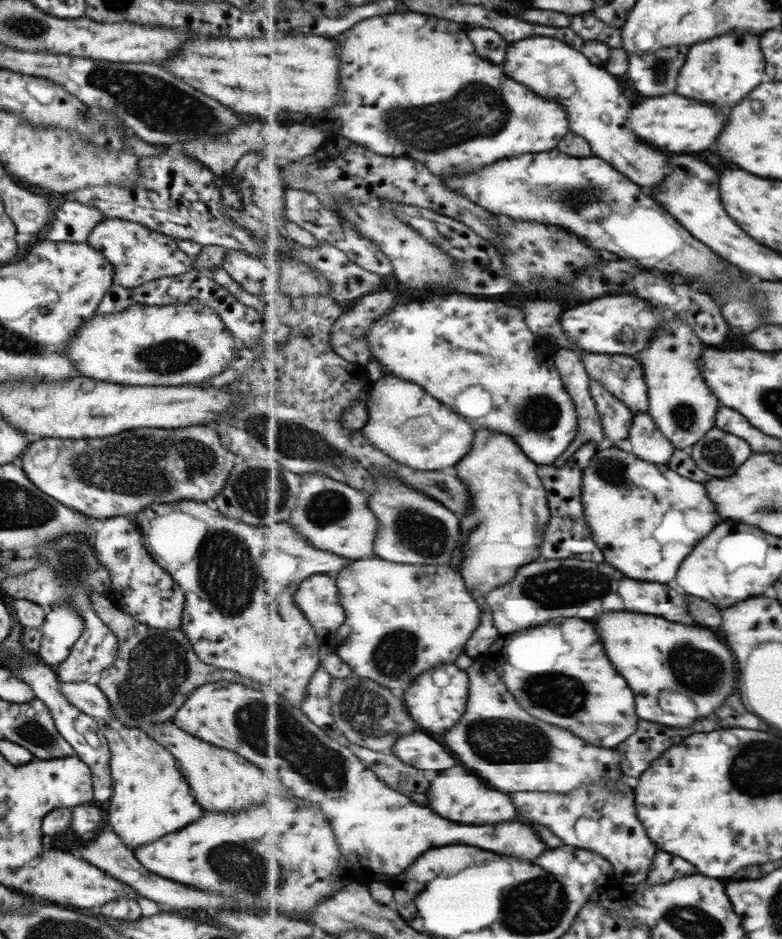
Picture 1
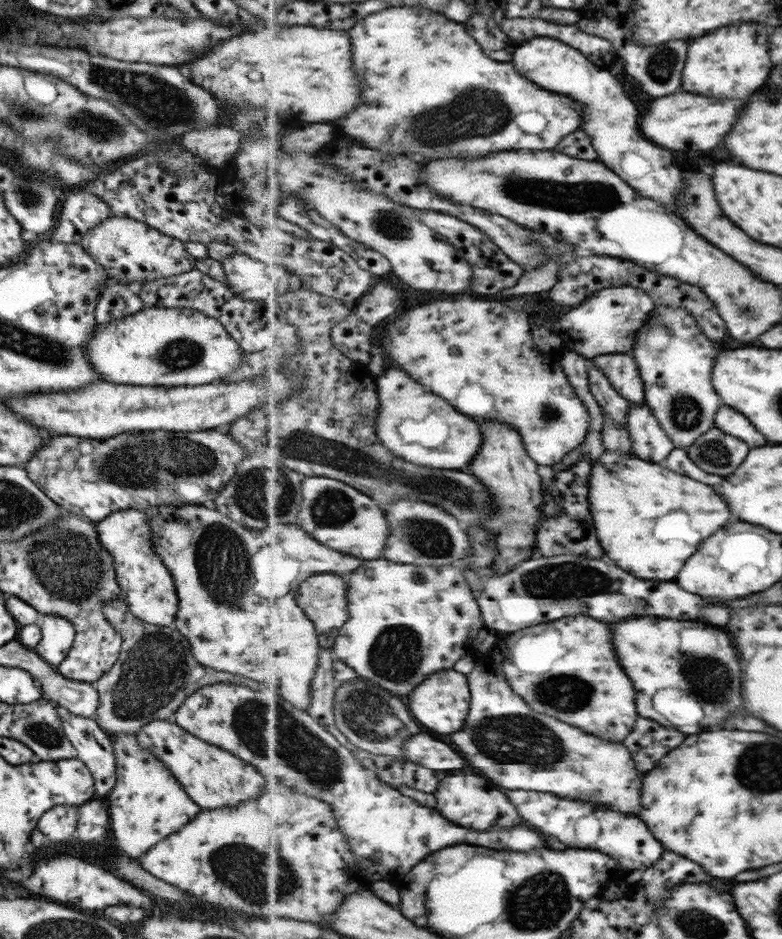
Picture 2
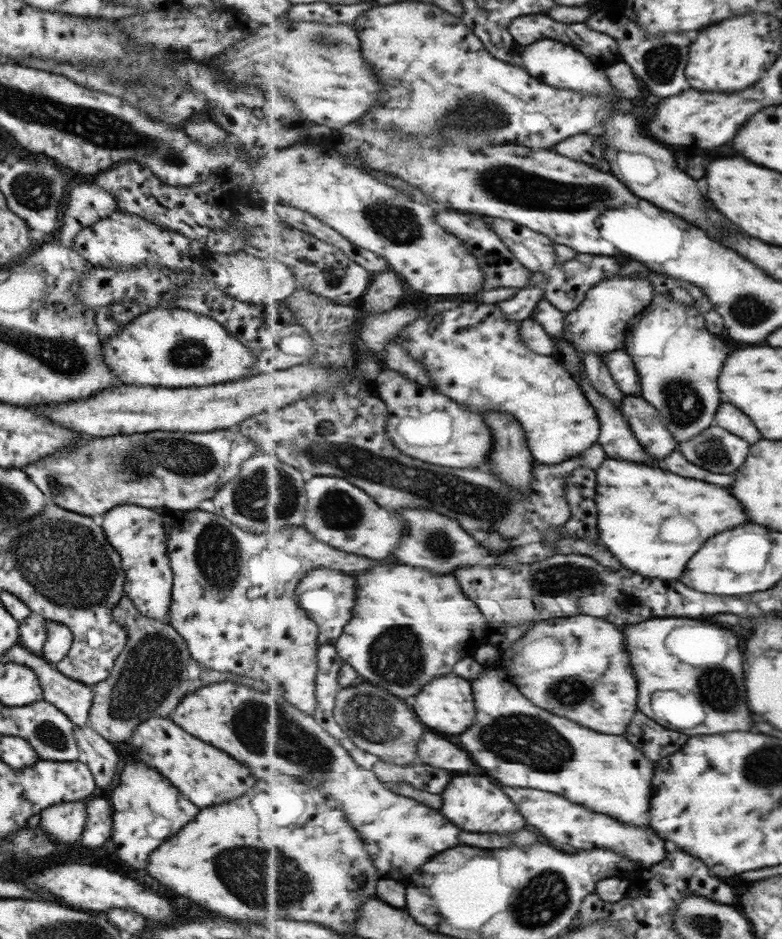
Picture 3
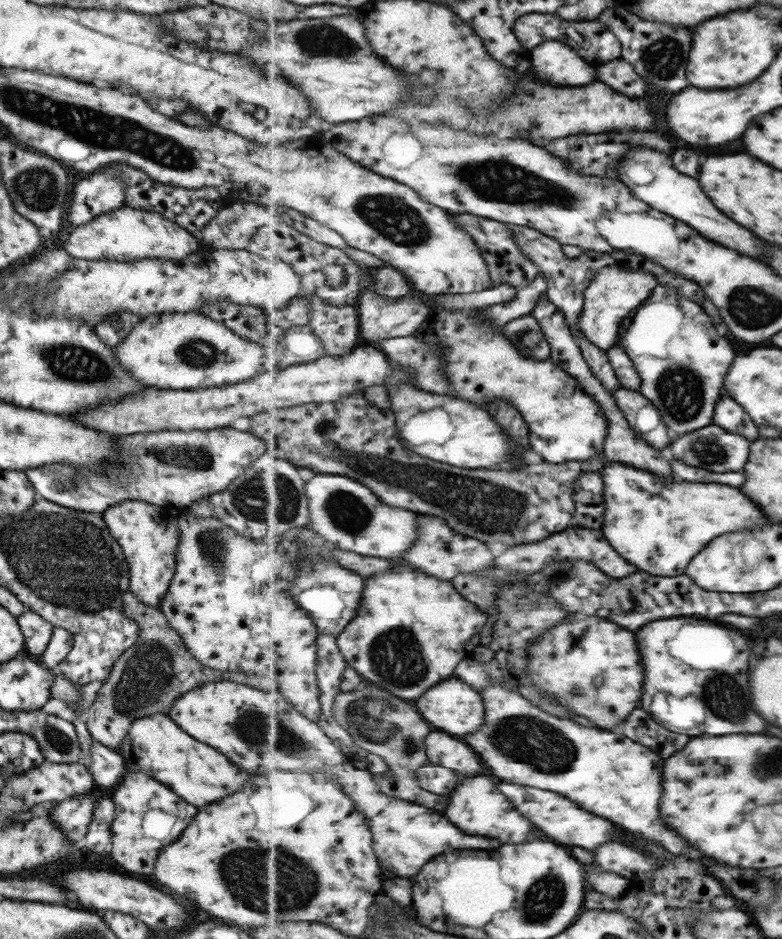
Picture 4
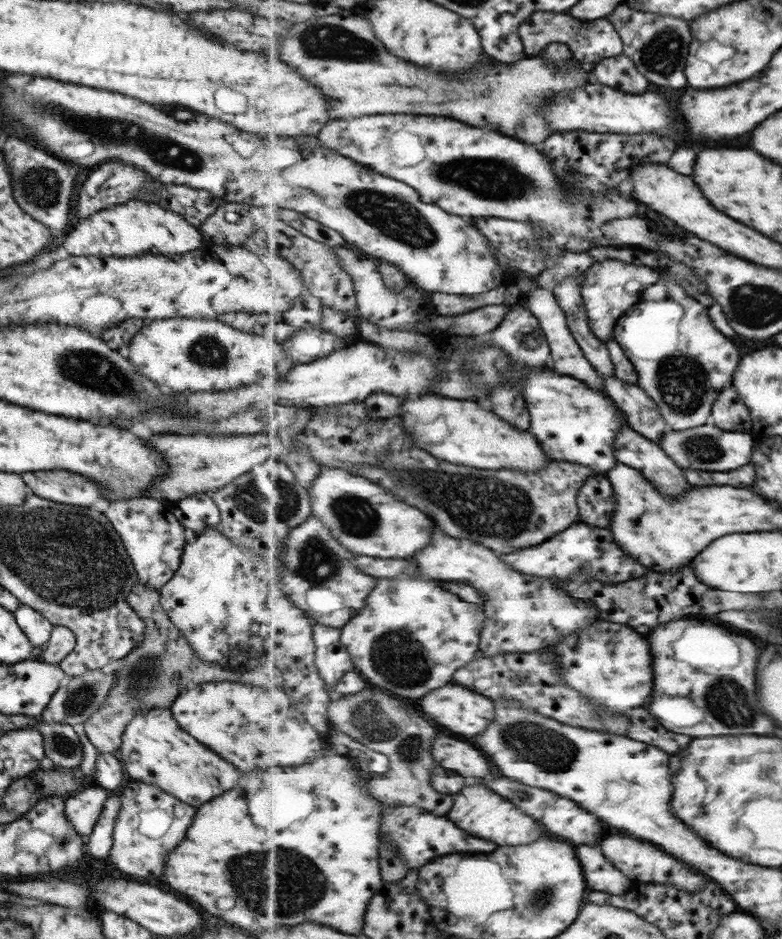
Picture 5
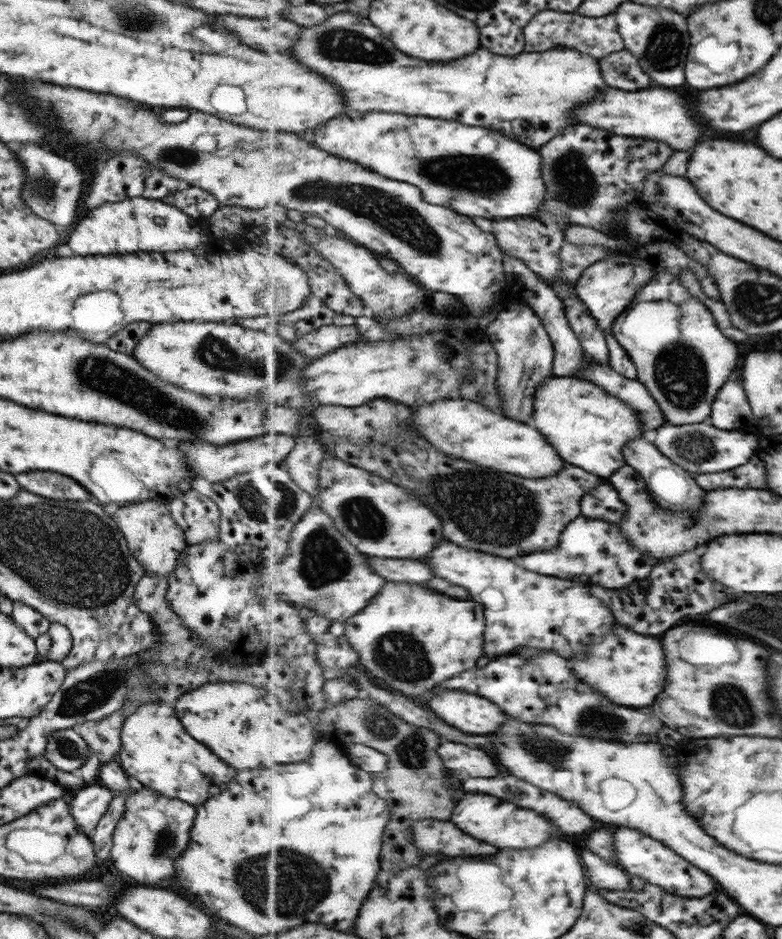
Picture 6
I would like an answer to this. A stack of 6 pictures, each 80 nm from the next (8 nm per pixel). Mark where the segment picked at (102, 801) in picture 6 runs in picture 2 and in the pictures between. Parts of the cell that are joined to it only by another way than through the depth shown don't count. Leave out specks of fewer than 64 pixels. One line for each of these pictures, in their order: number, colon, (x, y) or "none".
2: (57, 824)
3: (63, 822)
4: (72, 815)
5: (81, 811)

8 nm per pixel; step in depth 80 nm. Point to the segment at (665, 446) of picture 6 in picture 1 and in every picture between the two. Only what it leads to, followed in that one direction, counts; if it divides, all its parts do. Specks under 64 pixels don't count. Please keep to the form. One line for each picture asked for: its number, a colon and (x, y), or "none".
1: (721, 454)
2: (721, 453)
3: (716, 449)
4: (716, 449)
5: (710, 448)

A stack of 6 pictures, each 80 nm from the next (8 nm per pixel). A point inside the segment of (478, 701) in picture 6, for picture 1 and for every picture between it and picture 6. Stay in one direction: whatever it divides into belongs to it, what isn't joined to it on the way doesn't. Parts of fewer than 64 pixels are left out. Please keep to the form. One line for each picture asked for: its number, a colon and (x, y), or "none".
1: (437, 701)
2: (442, 703)
3: (447, 704)
4: (453, 705)
5: (456, 708)

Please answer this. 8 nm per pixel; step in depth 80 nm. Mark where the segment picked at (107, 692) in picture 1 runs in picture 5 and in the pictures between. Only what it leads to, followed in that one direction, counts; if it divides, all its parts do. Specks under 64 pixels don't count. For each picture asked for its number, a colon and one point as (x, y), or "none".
2: (154, 672)
3: (153, 672)
4: (146, 678)
5: (150, 676)

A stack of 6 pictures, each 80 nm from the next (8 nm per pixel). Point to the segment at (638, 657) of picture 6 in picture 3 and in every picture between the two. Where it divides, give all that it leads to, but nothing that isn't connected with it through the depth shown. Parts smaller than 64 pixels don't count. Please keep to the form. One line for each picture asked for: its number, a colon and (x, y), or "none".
3: (577, 667)
4: (592, 665)
5: (612, 664)

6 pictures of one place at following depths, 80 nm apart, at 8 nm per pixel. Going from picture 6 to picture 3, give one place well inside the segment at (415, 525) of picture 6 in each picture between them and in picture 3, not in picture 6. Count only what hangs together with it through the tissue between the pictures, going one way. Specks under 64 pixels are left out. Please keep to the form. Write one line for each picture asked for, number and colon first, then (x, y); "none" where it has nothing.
3: (343, 515)
4: (350, 515)
5: (366, 518)

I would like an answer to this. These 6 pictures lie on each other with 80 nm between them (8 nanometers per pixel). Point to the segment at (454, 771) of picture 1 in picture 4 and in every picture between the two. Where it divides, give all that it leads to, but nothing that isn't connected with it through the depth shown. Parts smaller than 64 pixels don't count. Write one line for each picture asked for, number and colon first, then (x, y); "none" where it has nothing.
2: (473, 801)
3: (474, 802)
4: (477, 806)

